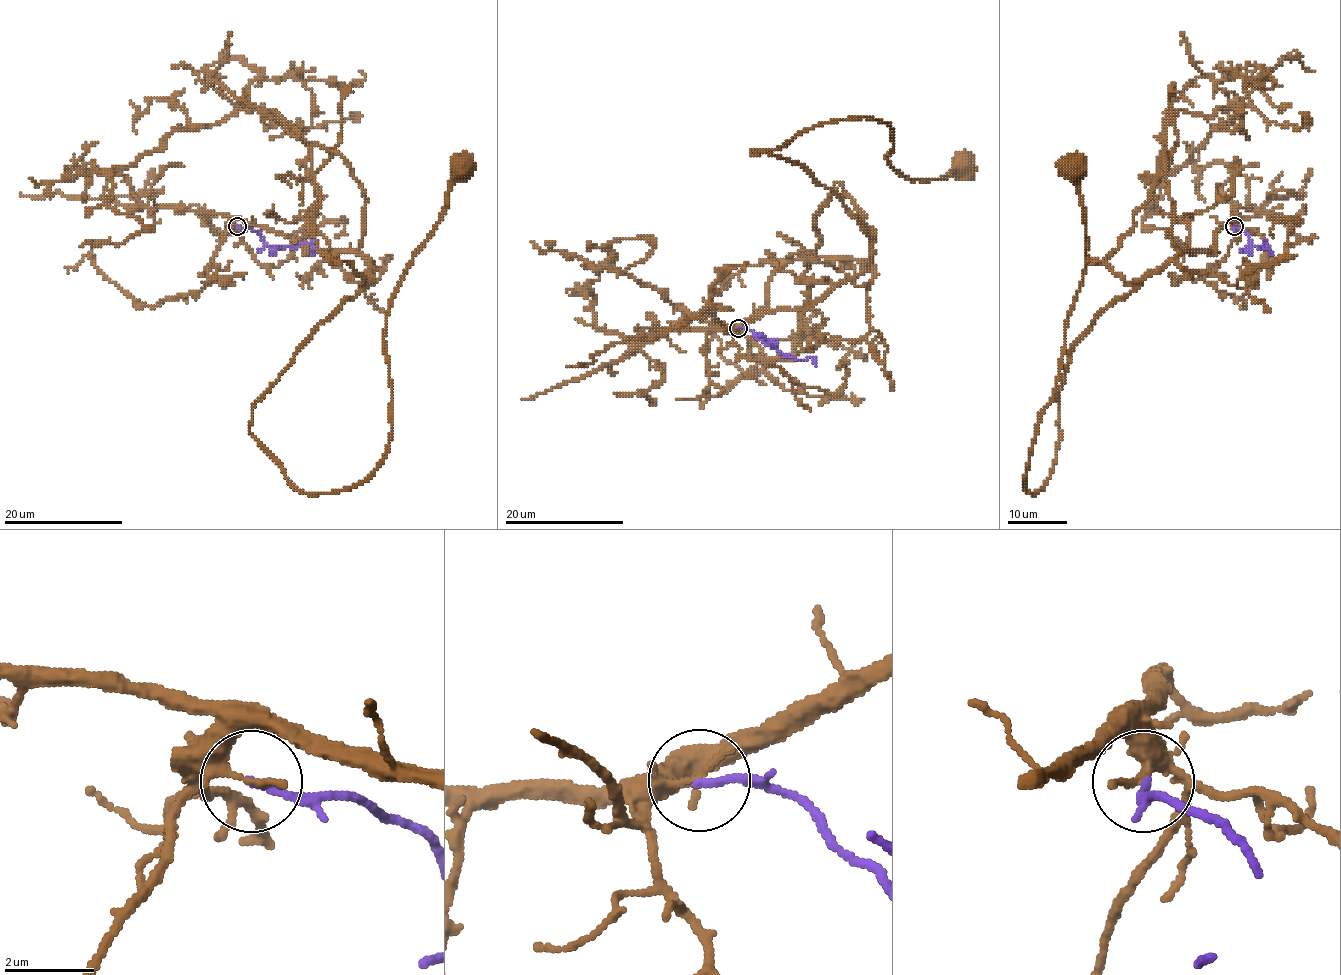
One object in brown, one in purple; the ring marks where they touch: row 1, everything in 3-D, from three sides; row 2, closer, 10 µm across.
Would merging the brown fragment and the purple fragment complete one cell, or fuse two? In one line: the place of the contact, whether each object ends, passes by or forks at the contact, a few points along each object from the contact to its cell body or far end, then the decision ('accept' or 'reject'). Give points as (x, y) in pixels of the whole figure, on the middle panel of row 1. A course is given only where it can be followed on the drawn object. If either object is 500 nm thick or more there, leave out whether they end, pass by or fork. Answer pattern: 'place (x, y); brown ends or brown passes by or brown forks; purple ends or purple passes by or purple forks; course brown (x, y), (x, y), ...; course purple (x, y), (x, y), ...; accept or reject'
place (738, 328); brown ends; purple ends; course brown (738, 328), (816, 301), (871, 251), (803, 168), (754, 151), (861, 117), (892, 129), (901, 175), (965, 166); course purple (738, 328), (748, 328), (779, 352), (803, 361), (811, 358), (816, 364), (814, 364); reject

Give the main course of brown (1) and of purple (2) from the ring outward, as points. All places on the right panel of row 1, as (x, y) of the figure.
1: (1235, 226), (1157, 268), (1074, 343), (1050, 476), (1030, 493), (1028, 456), (1086, 253), (1073, 164)
2: (1235, 226), (1244, 232), (1252, 245), (1266, 247), (1267, 244), (1264, 242), (1270, 254)

